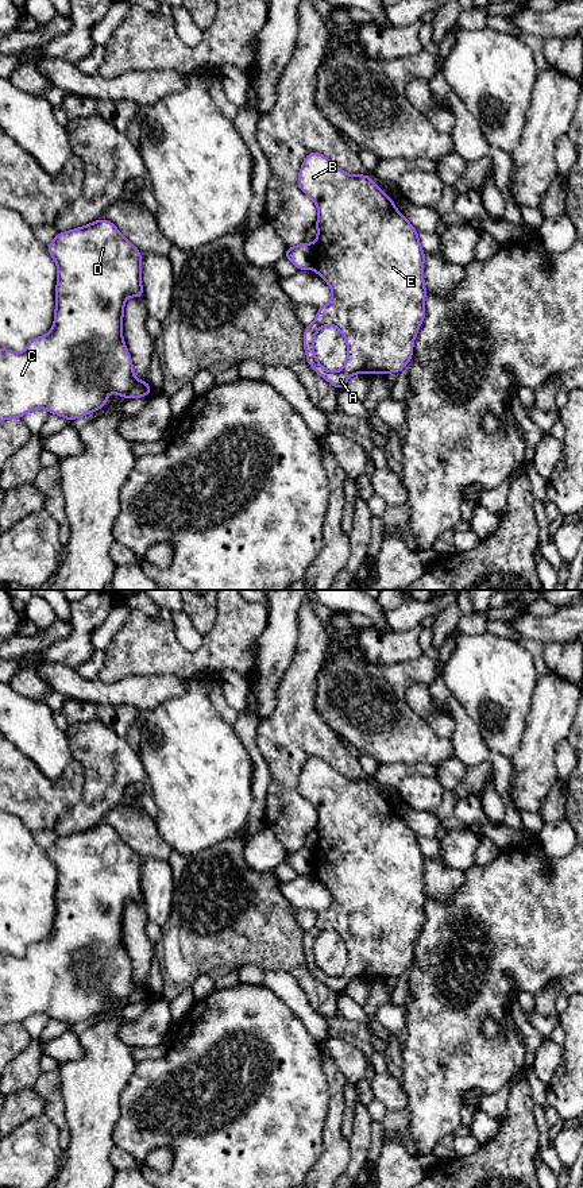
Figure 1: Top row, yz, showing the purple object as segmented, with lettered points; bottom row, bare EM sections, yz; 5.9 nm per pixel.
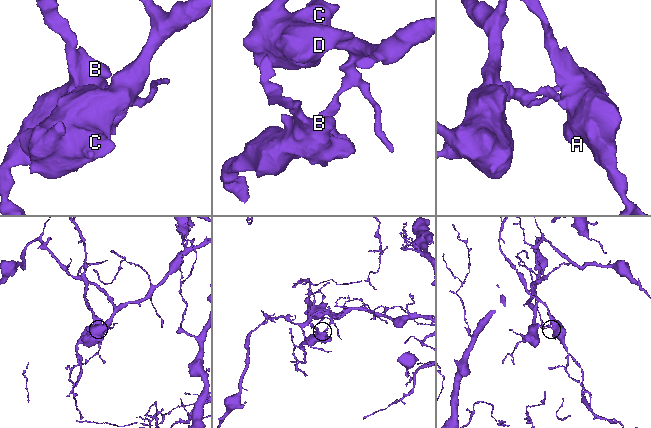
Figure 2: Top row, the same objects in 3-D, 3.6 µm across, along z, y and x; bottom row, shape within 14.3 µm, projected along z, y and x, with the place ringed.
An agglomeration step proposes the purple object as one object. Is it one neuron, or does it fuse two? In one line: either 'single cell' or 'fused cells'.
fused cells

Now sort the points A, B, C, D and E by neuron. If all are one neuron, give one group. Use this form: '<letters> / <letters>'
A B E / C D

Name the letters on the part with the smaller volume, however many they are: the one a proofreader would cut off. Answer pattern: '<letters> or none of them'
A, B, E

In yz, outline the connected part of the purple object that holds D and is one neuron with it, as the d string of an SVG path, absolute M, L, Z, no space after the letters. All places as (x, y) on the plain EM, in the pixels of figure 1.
M100 824L81 833L58 837L47 850L57 868L55 918L53 934L31 944L23 957L0 953L0 1026L22 1023L32 1014L47 1014L67 1026L101 1014L113 996L127 1004L154 999L148 987L135 983L132 964L123 945L123 918L128 900L142 903L142 859L109 825Z

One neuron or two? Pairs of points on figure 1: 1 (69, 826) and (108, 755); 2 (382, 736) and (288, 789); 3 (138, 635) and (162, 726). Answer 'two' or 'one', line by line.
1: one
2: two
3: two

